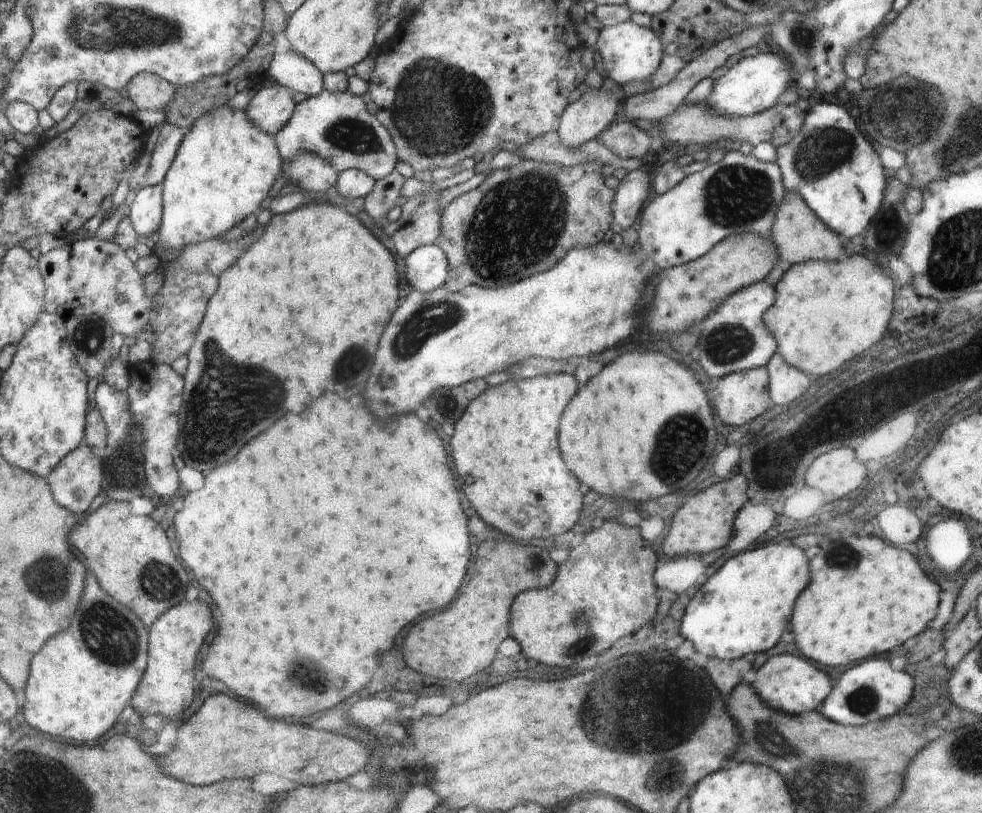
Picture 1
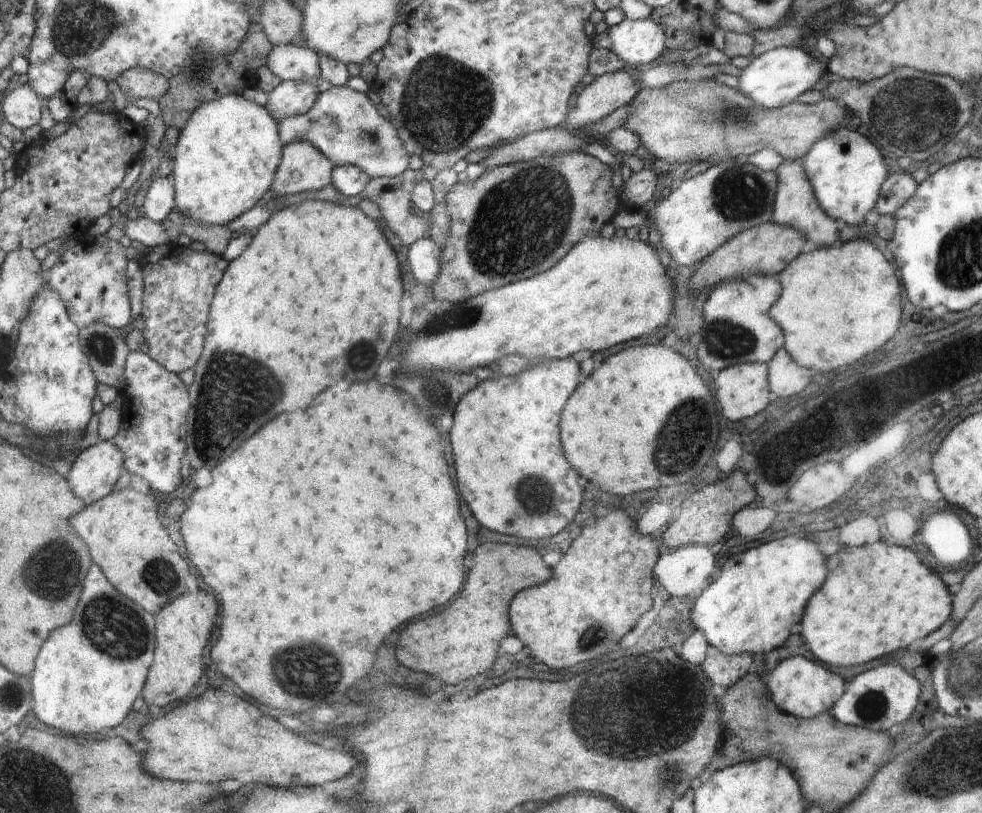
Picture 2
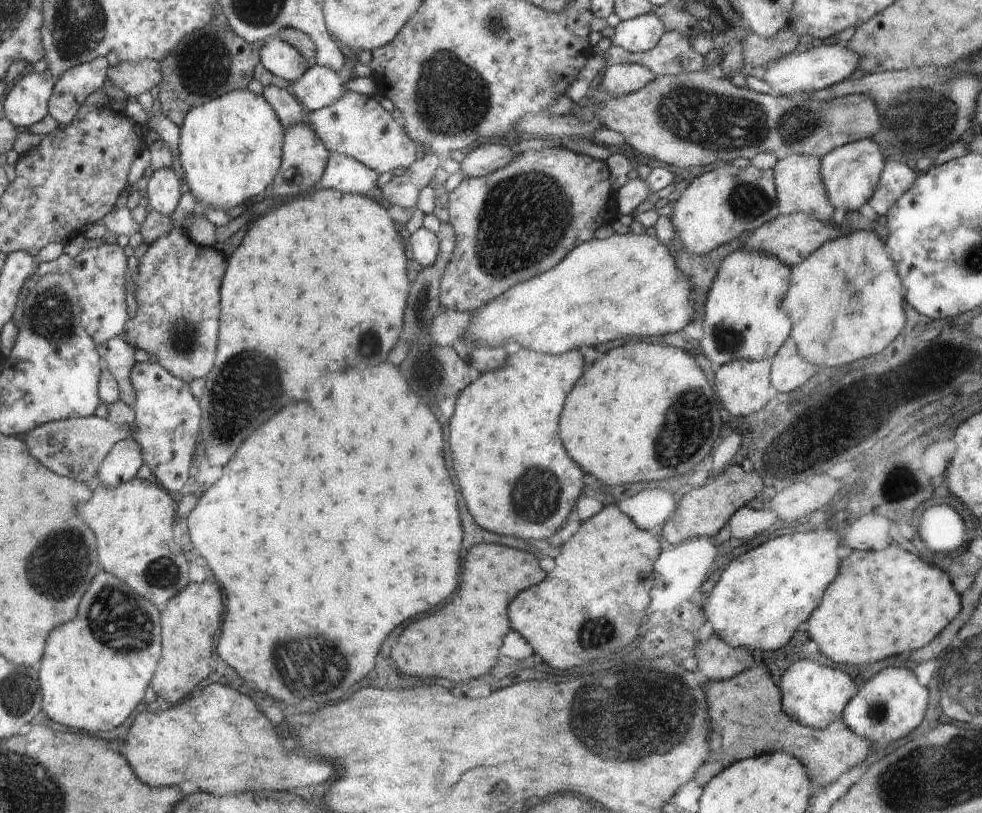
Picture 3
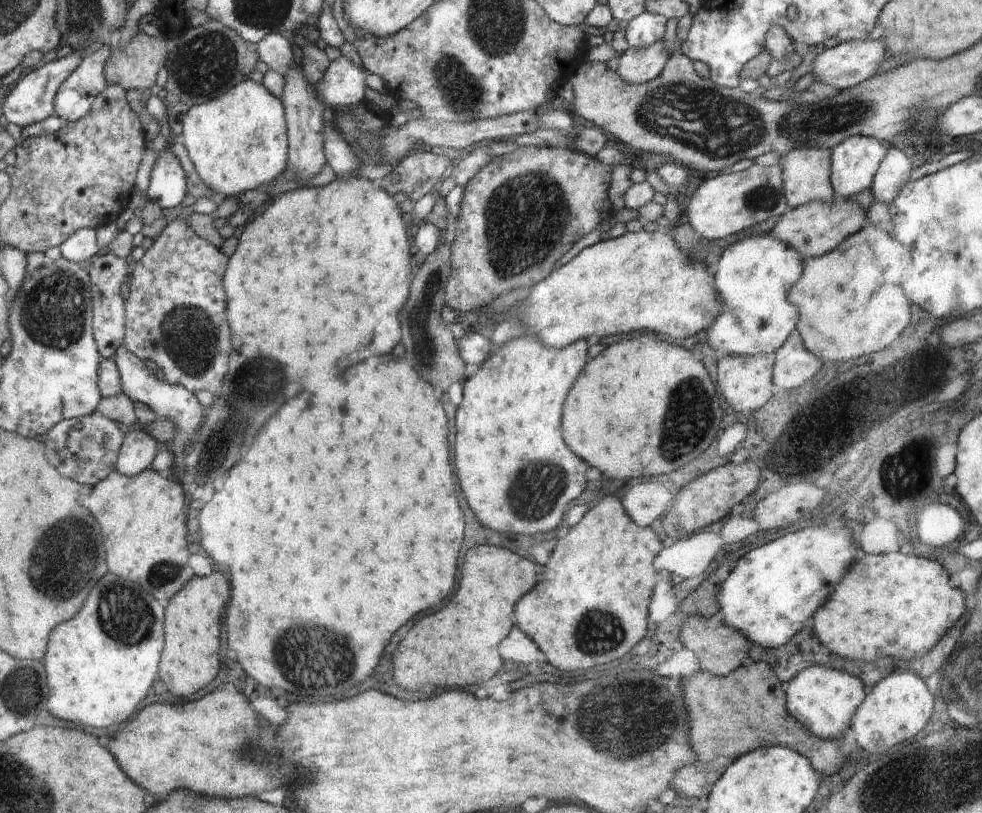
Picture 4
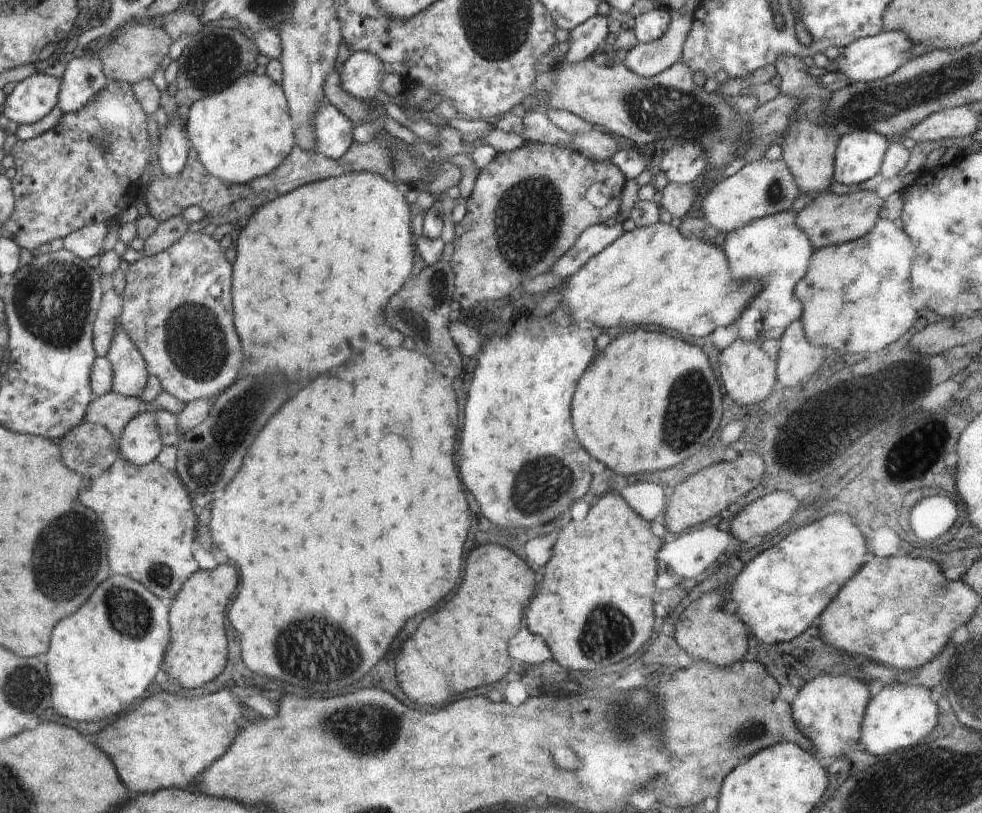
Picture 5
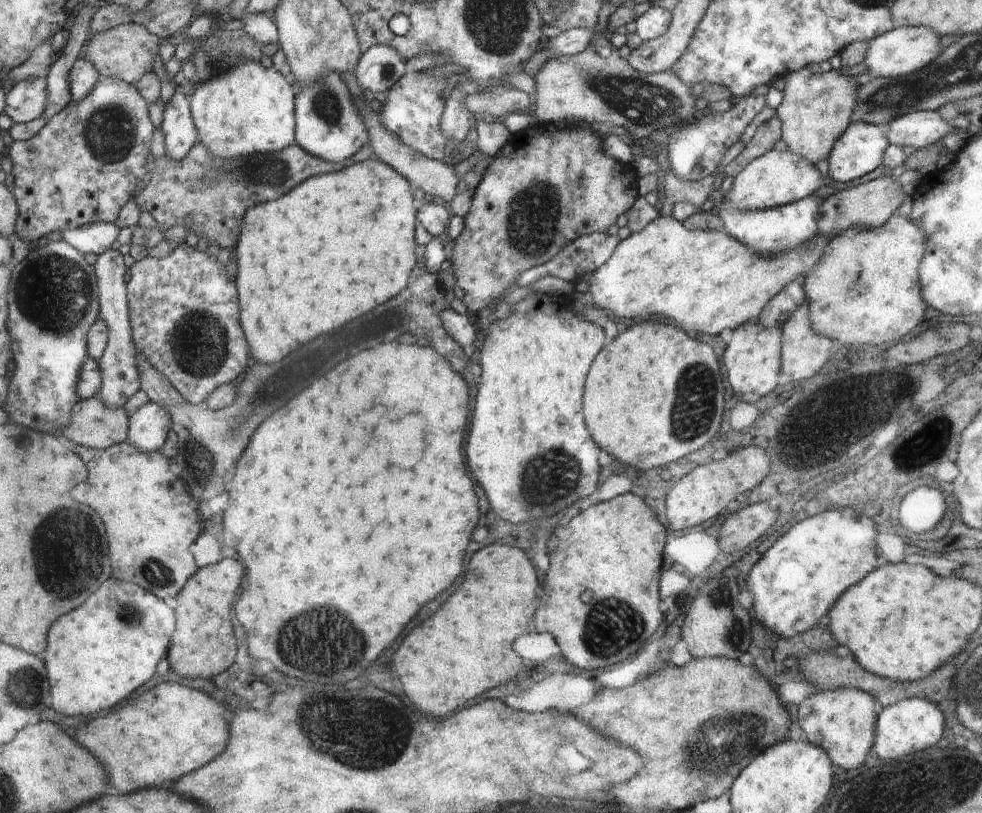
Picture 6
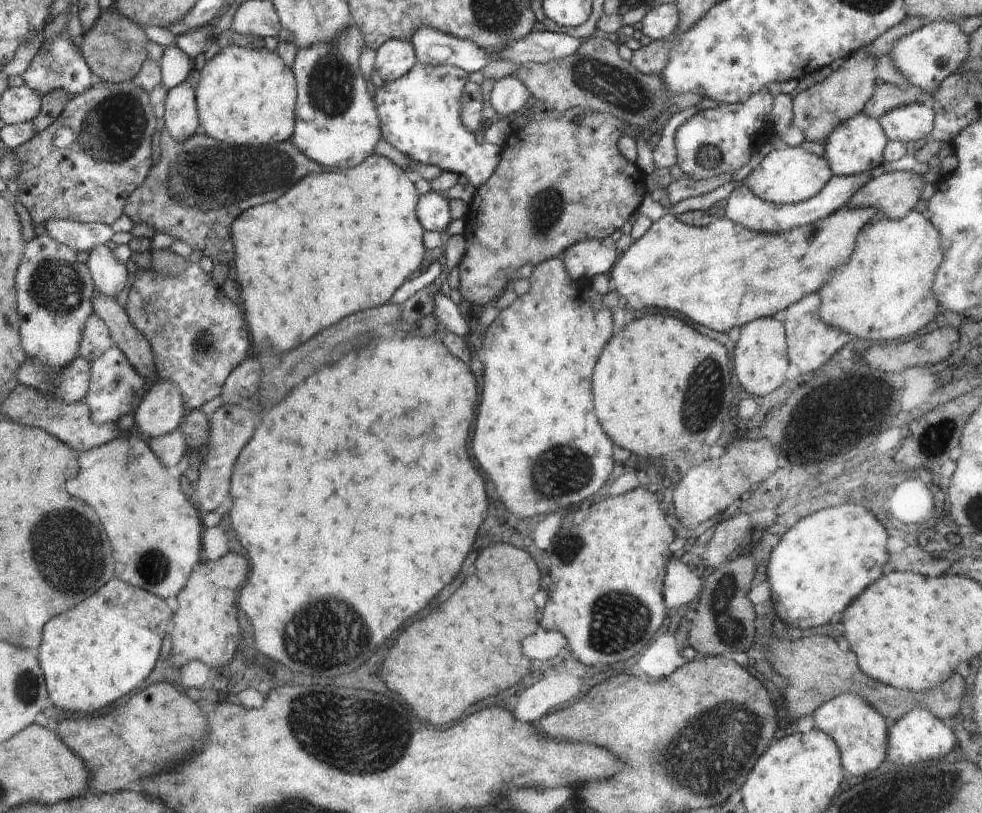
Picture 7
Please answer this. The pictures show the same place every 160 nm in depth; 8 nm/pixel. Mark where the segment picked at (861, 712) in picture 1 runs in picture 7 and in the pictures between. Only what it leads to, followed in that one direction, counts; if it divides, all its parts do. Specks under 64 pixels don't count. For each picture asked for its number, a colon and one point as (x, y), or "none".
2: (881, 699)
3: (892, 703)
4: (896, 710)
5: (899, 716)
6: (911, 724)
7: (919, 736)

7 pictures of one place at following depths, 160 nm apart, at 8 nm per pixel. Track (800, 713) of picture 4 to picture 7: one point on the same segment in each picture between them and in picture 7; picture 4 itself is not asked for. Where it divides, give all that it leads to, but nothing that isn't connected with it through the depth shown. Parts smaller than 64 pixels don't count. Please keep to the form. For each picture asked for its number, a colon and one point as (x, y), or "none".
5: (829, 710)
6: (842, 722)
7: (860, 731)

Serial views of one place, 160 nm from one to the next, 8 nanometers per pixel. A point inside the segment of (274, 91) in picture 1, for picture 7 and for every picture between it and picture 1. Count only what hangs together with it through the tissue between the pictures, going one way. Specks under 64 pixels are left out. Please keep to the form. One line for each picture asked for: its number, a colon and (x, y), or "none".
2: (290, 97)
3: (318, 87)
4: (344, 82)
5: (361, 76)
6: (380, 67)
7: (395, 57)

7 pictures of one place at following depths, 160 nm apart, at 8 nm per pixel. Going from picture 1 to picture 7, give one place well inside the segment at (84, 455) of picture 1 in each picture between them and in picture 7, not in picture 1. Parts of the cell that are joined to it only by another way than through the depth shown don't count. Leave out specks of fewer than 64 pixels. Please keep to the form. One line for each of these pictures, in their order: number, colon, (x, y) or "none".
2: (95, 471)
3: (125, 458)
4: (137, 451)
5: (140, 443)
6: (148, 427)
7: (162, 410)

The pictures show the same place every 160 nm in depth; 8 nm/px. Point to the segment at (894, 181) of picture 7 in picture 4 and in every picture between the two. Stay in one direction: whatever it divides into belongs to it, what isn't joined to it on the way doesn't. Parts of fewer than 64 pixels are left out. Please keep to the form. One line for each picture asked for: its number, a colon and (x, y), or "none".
4: (813, 229)
5: (830, 219)
6: (870, 204)

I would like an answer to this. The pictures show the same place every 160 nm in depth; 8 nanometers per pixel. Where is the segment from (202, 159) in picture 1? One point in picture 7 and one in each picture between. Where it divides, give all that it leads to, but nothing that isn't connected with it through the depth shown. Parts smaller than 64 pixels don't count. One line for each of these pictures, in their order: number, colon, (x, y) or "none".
2: (225, 157)
3: (230, 148)
4: (237, 142)
5: (244, 131)
6: (249, 109)
7: (246, 96)

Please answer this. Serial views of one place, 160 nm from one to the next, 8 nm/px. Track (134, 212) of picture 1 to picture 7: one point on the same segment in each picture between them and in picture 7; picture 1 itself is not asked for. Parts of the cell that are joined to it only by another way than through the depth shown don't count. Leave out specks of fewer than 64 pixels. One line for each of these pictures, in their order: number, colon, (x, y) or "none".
2: (160, 200)
3: (163, 193)
4: (167, 188)
5: (172, 147)
6: (180, 135)
7: (181, 119)

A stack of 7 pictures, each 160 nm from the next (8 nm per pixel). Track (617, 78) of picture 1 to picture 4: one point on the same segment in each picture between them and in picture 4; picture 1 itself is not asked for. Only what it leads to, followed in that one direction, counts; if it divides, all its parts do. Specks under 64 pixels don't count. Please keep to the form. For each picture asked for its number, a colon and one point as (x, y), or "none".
2: (636, 42)
3: (639, 35)
4: (647, 28)

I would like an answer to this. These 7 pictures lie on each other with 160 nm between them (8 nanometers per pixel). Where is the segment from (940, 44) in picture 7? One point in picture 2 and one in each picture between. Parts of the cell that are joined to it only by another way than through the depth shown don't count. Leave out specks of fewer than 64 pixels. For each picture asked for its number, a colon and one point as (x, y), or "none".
2: (777, 77)
3: (823, 66)
4: (849, 63)
5: (867, 59)
6: (903, 51)

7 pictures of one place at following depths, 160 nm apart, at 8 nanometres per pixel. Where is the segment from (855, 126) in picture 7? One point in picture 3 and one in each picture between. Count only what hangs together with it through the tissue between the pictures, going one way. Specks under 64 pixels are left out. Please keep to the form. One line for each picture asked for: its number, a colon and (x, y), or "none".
3: (850, 173)
4: (854, 162)
5: (859, 155)
6: (860, 149)

